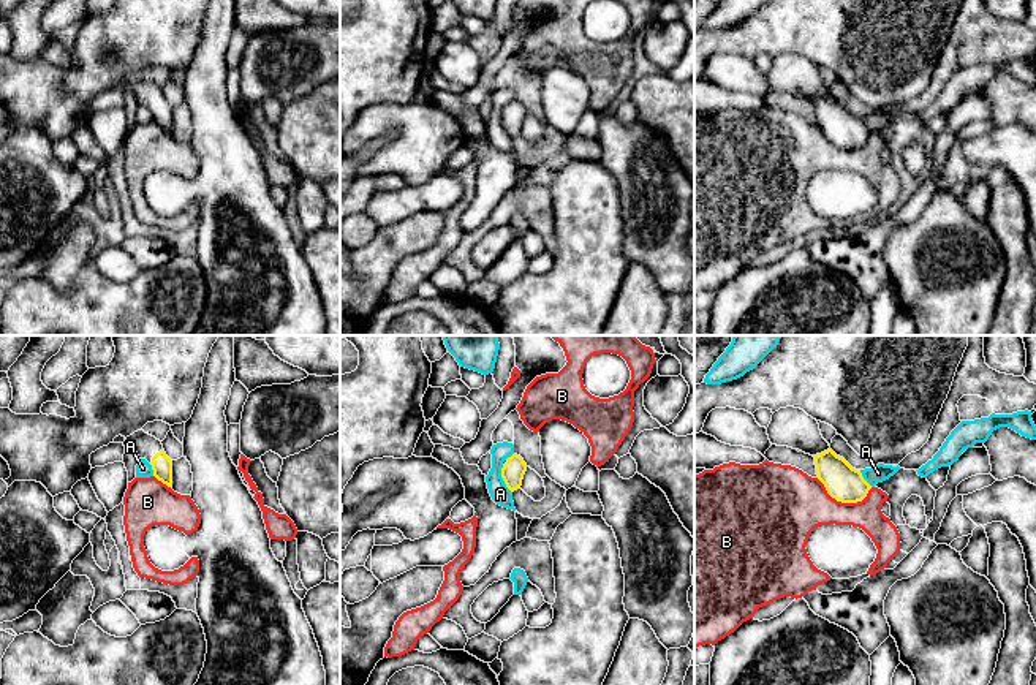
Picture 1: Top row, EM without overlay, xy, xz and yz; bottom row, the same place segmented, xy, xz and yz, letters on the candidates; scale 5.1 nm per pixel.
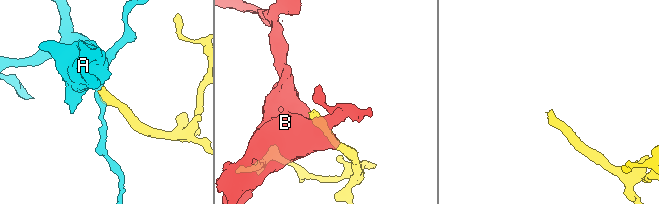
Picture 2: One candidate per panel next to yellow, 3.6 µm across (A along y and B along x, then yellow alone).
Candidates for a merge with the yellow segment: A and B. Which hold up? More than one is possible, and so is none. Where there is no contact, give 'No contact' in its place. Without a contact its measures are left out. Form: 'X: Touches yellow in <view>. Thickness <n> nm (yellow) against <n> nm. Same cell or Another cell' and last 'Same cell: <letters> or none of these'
A: Touches yellow in xz. Thickness 120 nm (yellow) against 100 nm. Another cell
B: Touches yellow in yz. Thickness 190 nm (yellow) against 320 nm. Another cell
Same cell: none of these

